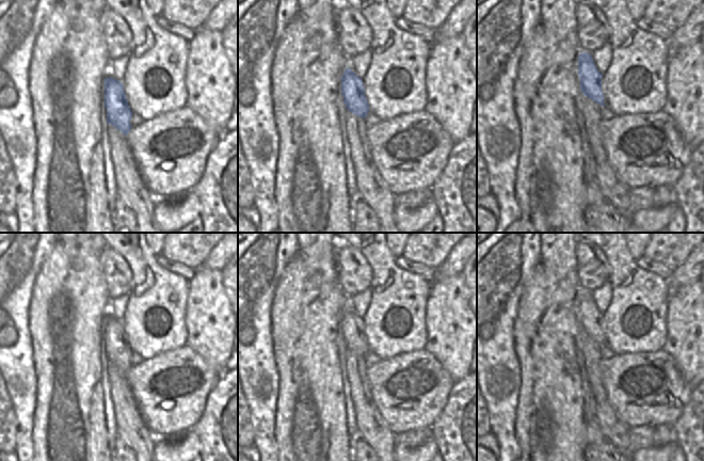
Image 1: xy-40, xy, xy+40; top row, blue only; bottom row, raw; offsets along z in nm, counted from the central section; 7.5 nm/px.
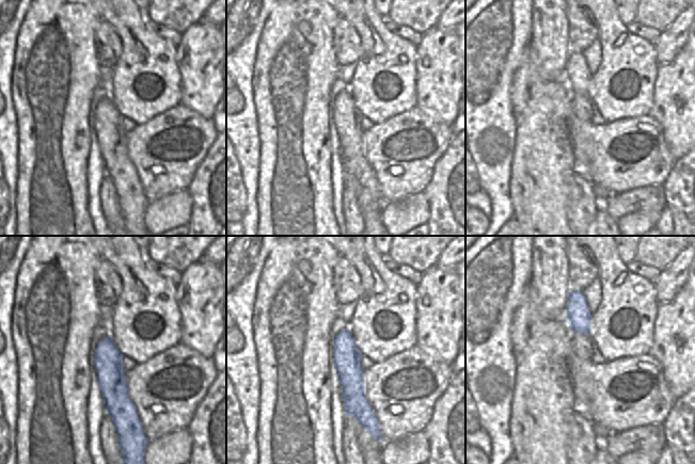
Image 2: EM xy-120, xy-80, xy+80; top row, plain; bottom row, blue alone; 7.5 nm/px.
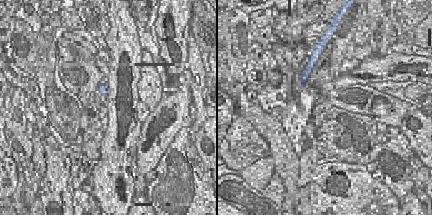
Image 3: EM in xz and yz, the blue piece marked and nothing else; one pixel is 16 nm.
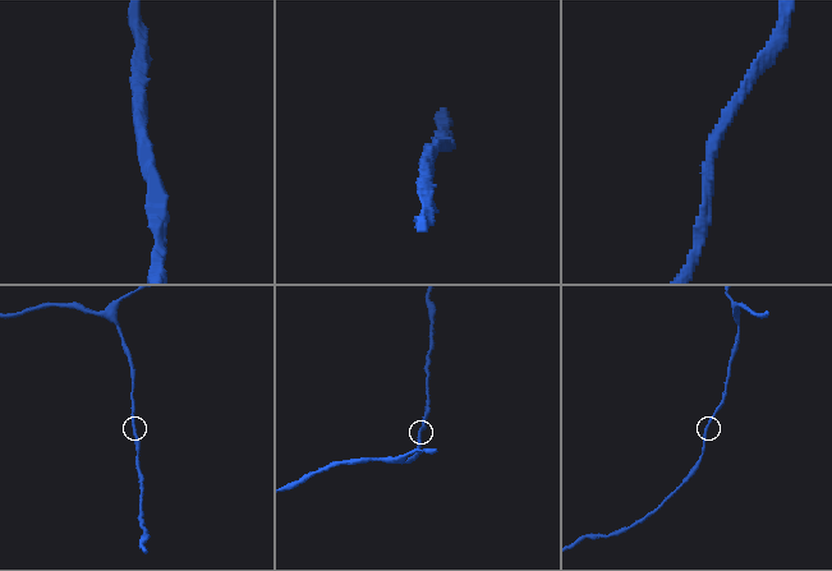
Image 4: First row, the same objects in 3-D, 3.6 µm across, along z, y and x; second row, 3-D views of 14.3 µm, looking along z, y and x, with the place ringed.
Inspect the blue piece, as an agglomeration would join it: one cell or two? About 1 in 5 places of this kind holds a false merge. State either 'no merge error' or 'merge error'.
no merge error

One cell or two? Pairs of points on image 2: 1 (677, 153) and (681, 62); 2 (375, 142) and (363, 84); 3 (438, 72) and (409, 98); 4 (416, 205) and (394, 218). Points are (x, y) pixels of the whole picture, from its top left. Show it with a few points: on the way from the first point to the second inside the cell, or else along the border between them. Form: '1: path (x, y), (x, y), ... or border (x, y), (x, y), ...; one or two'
1: path (677, 130), (677, 107), (673, 100), (677, 84); one
2: border (398, 114), (375, 124); two
3: border (414, 66), (414, 92), (417, 106); two
4: path (411, 210), (399, 217); one

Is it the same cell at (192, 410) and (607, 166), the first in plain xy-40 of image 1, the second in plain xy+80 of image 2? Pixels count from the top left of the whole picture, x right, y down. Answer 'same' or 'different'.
same

